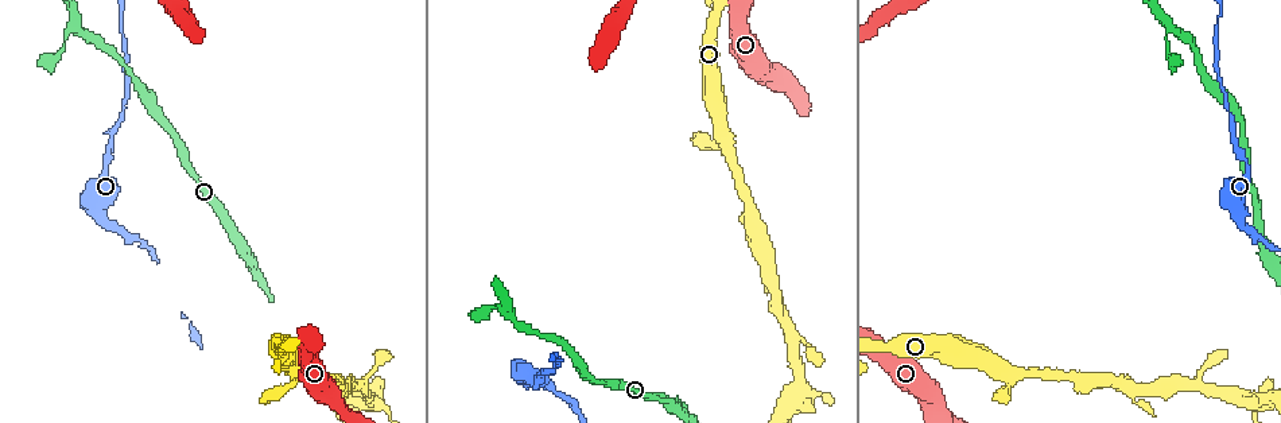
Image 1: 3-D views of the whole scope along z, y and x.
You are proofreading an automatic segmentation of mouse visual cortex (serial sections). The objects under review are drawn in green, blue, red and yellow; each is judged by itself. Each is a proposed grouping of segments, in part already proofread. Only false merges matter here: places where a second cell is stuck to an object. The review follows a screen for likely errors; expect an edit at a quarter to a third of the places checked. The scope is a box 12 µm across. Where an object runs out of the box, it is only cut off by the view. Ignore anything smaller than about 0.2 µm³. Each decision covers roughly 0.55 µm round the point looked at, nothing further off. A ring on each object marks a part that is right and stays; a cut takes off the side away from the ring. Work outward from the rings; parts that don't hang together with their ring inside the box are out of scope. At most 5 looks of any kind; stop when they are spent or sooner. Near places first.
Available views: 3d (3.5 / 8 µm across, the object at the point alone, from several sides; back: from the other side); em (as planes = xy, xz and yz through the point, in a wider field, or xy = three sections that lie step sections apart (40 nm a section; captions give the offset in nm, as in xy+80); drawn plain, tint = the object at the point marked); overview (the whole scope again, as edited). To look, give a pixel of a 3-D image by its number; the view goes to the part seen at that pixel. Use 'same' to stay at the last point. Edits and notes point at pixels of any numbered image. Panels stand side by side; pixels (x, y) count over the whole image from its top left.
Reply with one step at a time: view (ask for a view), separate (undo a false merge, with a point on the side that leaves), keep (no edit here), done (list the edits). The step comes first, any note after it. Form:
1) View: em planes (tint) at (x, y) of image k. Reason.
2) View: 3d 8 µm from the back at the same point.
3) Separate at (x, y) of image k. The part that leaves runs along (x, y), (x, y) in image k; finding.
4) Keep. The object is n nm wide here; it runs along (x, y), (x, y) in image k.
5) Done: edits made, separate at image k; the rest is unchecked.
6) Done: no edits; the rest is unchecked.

View: 3d 3.5 µm at (932, 404) of image 1. Three-way junction.

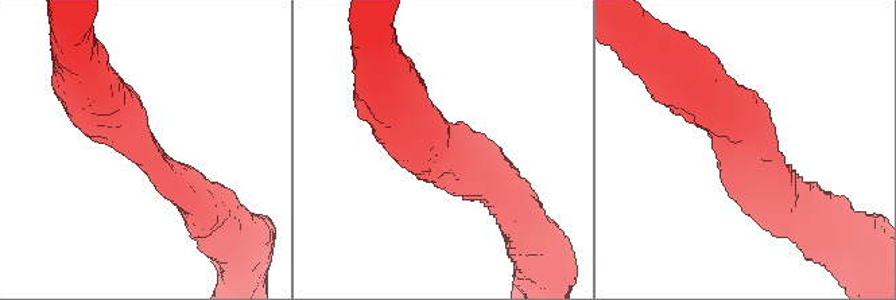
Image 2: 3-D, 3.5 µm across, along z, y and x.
View: em planes (tint) at (137, 143) of image 2. Shape alone is not enough.

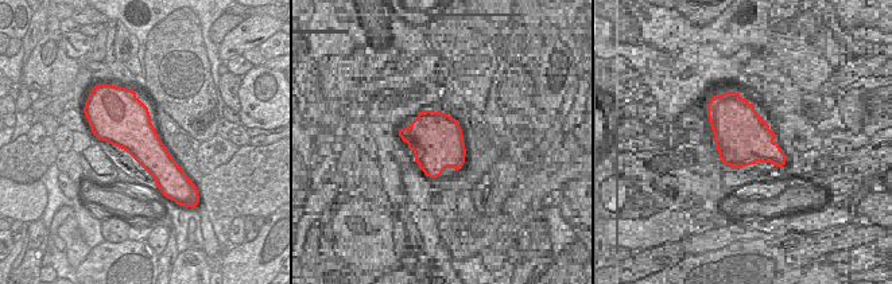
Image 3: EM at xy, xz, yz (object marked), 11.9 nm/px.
Keep. The object is 550 nm wide here; it runs along (89, 88), (201, 199) in image 2; continuous, no second cell.

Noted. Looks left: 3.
View: 3d 3.5 µm at (75, 31) of image 1. Sharp bend.

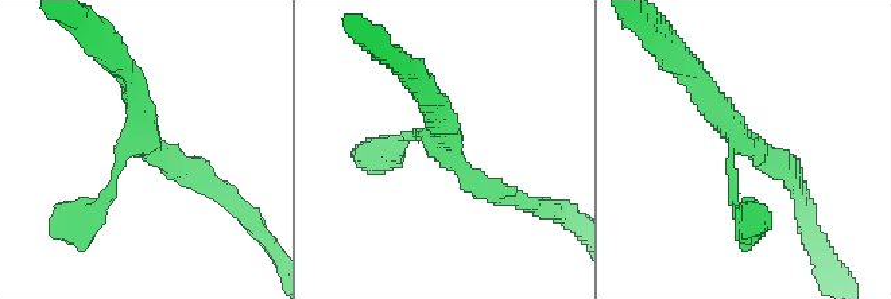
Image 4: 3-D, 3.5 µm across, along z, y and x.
View: em xy step 5 (tint) at (449, 159) of image 4.

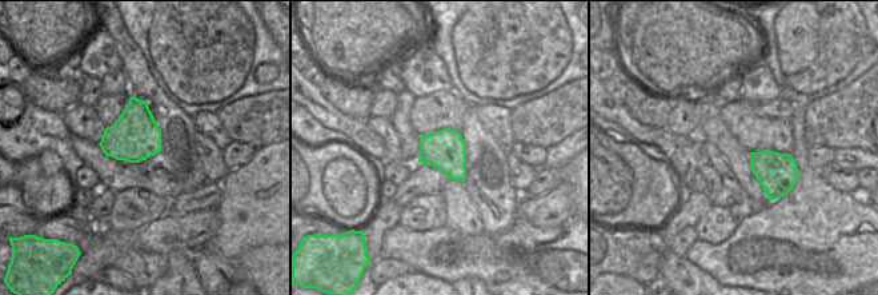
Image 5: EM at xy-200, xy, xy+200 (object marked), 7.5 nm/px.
Keep. It runs along (515, 198), (403, 135) in image 4; continuous, no second cell.

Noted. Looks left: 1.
Done: no edits; the rest is unchecked.

